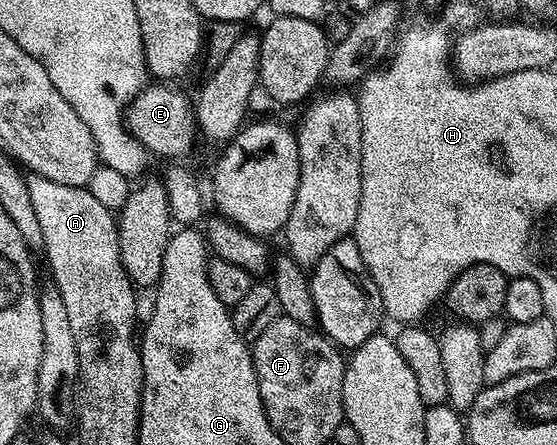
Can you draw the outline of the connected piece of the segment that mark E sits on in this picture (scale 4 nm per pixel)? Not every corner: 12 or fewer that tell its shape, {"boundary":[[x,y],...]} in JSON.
{"boundary":[[165,83],[124,107],[124,128],[152,155],[197,140],[192,100]]}

